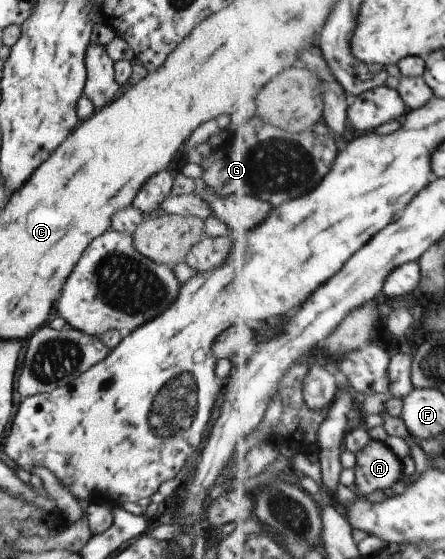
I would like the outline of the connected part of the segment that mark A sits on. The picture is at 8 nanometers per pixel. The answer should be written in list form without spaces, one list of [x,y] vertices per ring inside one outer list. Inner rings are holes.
[[[376,439],[356,453],[355,489],[360,496],[382,490],[391,494],[392,486],[404,477],[402,458],[386,444]]]

